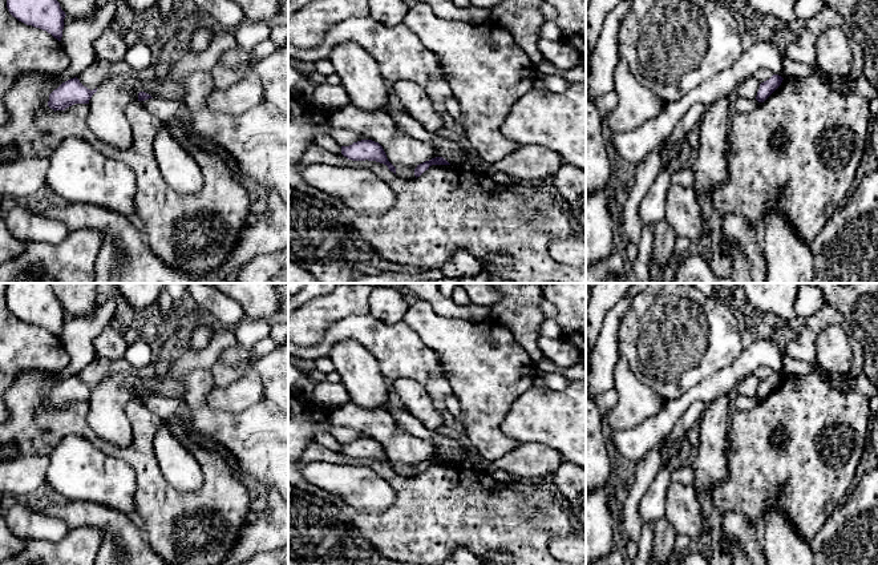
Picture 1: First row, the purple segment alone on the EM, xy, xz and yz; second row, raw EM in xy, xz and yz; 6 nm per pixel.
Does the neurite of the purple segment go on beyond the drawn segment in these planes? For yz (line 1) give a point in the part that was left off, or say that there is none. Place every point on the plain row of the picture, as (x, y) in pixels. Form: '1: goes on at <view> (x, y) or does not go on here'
1: does not go on here

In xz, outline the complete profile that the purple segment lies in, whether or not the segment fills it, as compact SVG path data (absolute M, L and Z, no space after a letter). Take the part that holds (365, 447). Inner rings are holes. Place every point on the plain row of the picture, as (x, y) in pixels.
M361 437L349 444L341 444L341 452L352 459L376 459L388 464L396 472L396 465L388 459L383 444L372 437Z

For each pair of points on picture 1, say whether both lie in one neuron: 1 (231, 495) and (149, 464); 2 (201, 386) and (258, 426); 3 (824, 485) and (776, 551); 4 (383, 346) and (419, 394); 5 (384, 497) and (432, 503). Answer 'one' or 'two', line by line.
1: one
2: one
3: two
4: two
5: two

